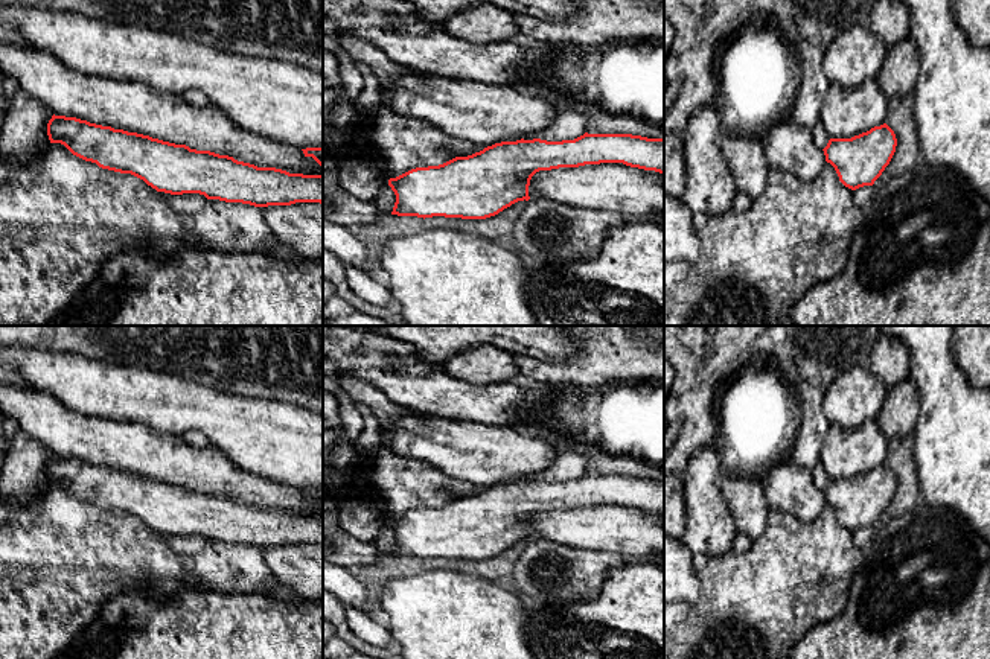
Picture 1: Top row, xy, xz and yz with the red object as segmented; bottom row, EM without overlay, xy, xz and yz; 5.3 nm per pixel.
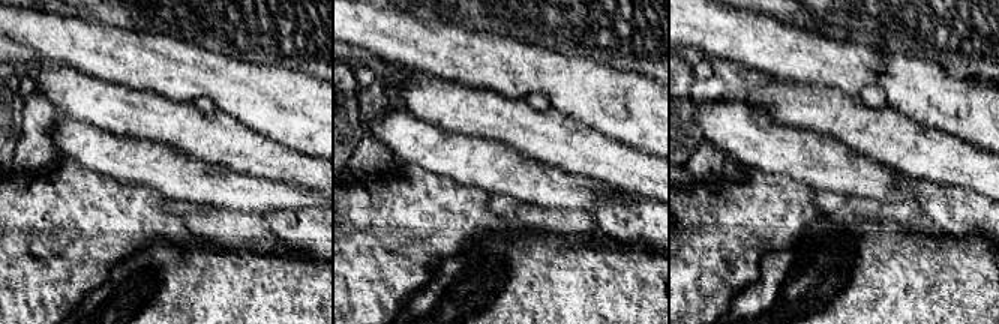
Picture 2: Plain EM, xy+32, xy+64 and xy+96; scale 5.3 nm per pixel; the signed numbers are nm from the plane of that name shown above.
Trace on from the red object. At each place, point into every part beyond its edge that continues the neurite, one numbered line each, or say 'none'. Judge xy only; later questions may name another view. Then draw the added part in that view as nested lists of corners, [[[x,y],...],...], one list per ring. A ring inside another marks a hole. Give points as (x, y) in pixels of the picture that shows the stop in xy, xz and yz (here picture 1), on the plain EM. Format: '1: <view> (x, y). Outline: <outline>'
none

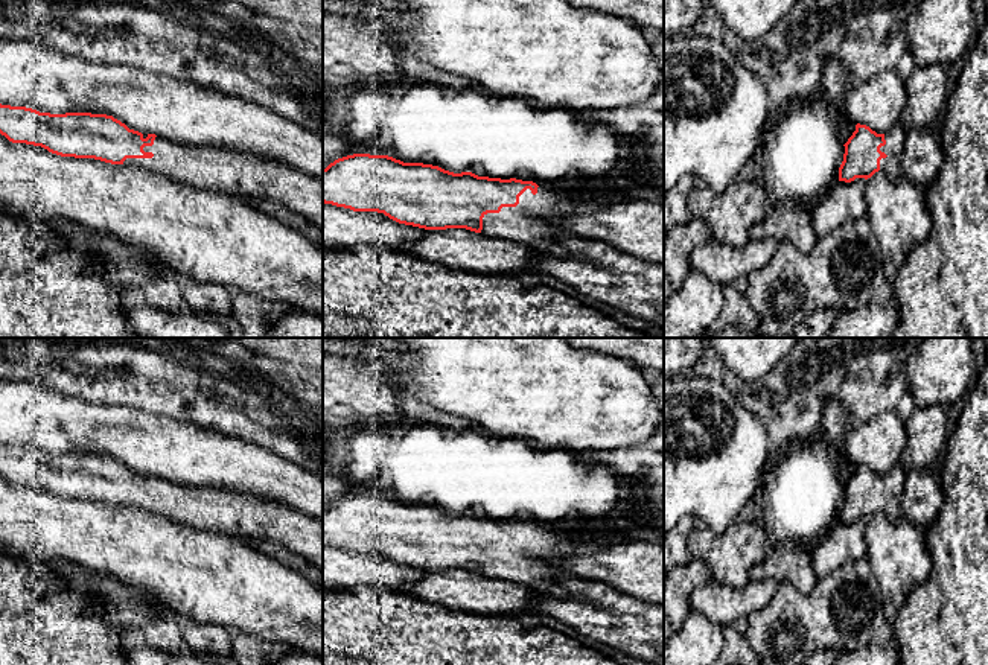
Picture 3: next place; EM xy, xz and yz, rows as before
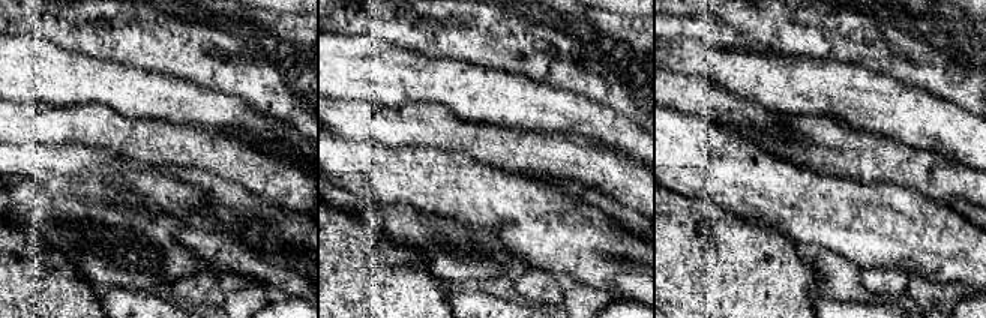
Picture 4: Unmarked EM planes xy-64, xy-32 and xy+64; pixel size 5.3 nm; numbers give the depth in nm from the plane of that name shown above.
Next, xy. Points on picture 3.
1: xy (241, 515). Outline: [[[157,476],[152,487],[145,487],[145,493],[152,493],[152,499],[126,499],[123,505],[139,507],[151,514],[167,520],[221,533],[245,540],[266,540],[285,546],[297,555],[306,558],[323,571],[323,520],[311,517],[285,504],[271,502],[245,492],[213,488],[204,485],[187,485]]]

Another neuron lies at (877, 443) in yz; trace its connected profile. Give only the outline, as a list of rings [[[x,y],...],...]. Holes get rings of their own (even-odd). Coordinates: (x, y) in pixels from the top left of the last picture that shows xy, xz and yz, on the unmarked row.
[[[886,411],[851,426],[843,441],[843,455],[856,466],[866,466],[877,475],[886,475],[898,464],[906,443],[906,422],[897,411]]]

